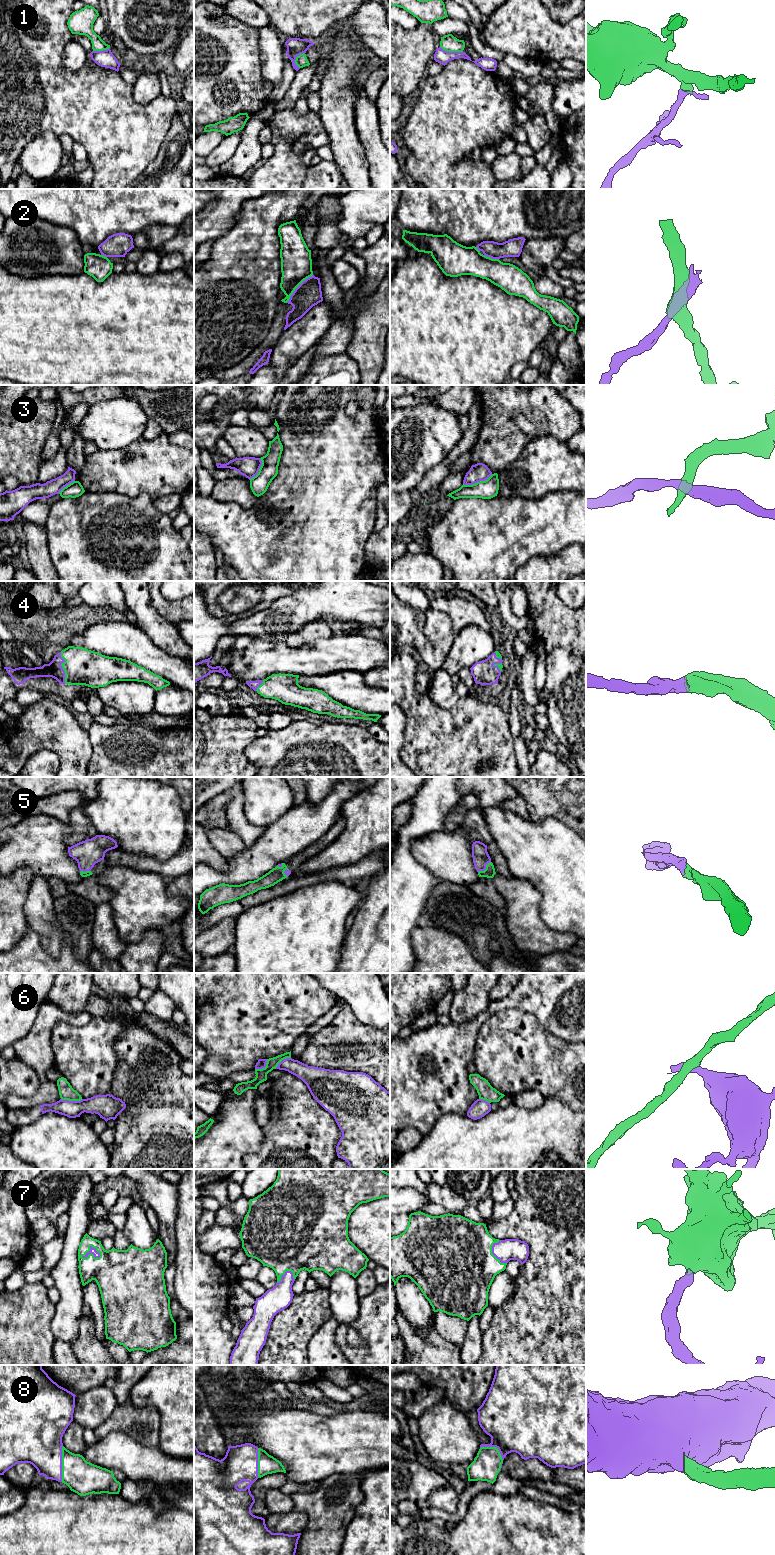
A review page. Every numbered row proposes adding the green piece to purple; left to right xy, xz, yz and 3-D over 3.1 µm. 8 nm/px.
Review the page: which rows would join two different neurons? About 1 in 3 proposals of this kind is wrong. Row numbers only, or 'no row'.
1, 2, 3, 6

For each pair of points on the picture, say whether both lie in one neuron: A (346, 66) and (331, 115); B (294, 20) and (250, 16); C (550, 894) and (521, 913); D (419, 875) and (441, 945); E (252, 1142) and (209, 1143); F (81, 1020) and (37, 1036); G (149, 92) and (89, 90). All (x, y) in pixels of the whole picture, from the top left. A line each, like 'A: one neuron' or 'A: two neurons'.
A: one neuron
B: two neurons
C: two neurons
D: two neurons
E: one neuron
F: one neuron
G: two neurons

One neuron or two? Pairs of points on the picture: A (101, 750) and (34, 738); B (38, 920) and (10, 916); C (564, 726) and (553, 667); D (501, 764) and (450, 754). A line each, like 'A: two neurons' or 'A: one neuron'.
A: two neurons
B: two neurons
C: one neuron
D: one neuron

